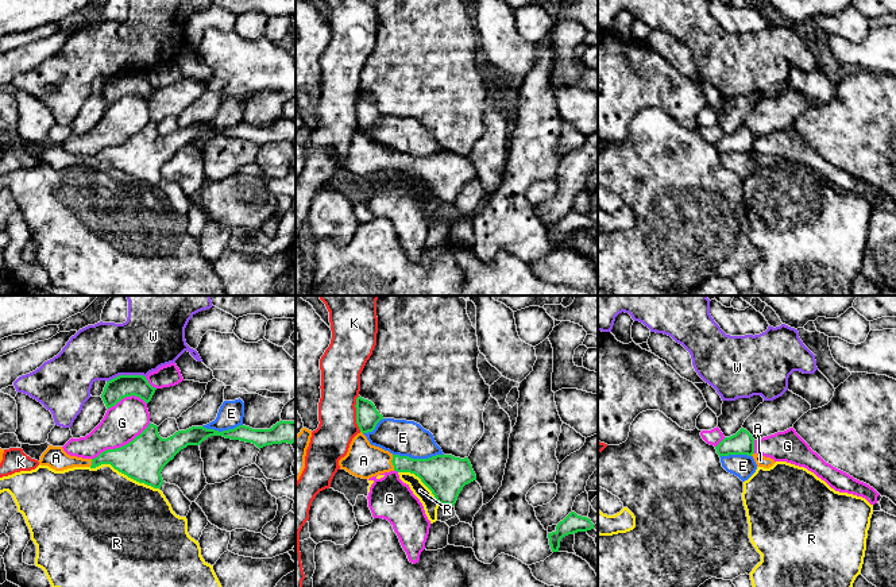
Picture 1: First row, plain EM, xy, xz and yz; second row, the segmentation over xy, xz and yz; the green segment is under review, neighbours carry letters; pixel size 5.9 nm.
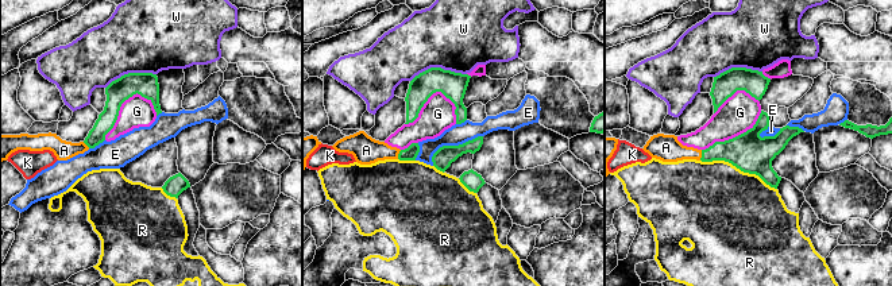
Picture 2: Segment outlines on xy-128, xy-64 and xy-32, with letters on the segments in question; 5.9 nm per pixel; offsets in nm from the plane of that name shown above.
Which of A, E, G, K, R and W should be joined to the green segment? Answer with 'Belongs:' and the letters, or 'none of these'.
Belongs: A

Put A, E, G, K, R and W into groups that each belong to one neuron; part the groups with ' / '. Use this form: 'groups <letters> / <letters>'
groups A / E / G / K / R / W

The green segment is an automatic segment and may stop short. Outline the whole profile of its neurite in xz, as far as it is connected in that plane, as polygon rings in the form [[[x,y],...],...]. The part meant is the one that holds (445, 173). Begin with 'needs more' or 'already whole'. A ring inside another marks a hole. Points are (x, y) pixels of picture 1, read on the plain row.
needs more | [[[362,130],[352,136],[348,150],[339,158],[339,163],[362,177],[390,169],[414,171],[432,189],[439,201],[449,204],[455,204],[466,182],[476,178],[468,155],[436,152],[428,157],[412,157],[393,152],[371,143]]]

